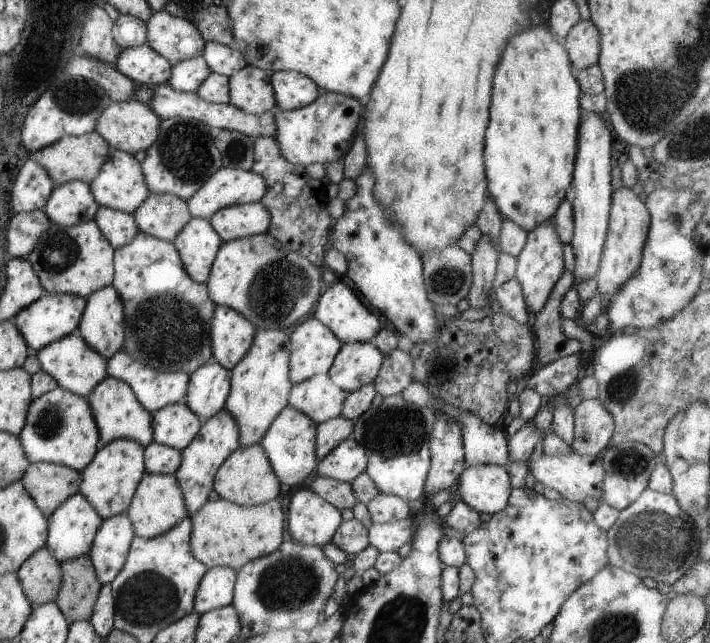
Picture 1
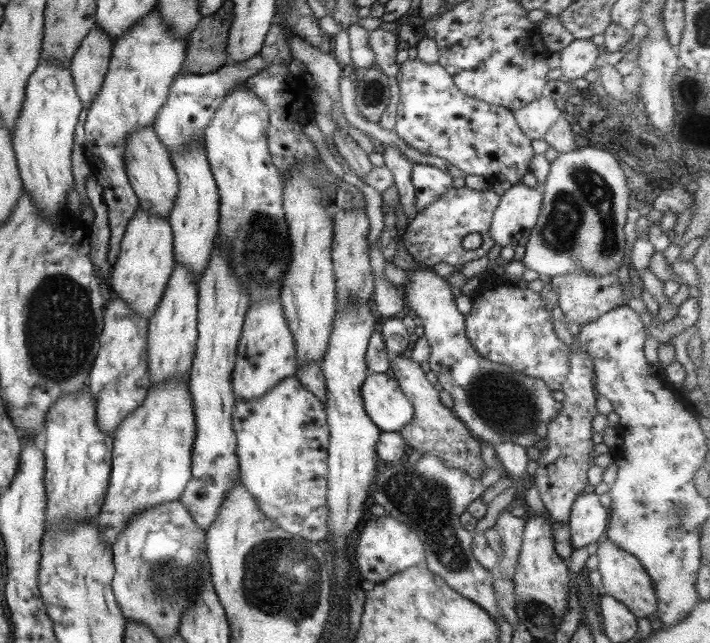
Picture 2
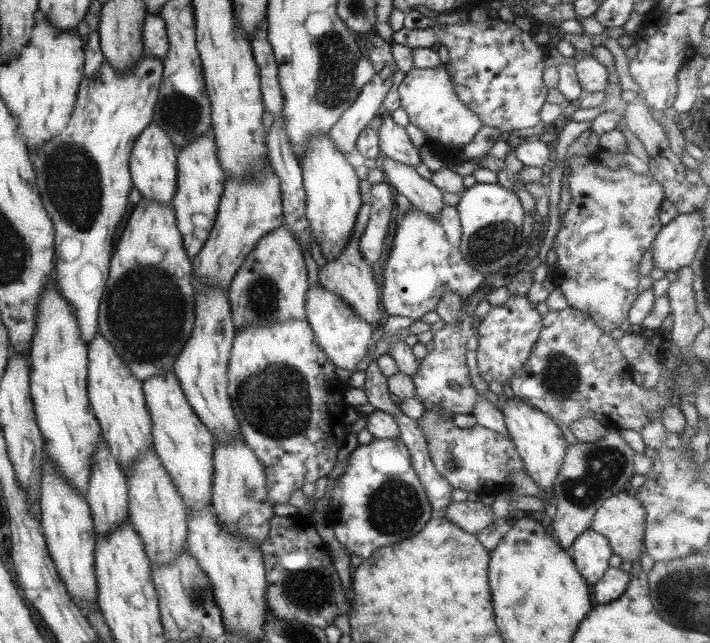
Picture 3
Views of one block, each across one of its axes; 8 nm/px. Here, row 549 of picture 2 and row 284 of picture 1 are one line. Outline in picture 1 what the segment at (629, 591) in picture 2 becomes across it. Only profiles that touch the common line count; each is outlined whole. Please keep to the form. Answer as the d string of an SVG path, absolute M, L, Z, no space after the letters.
M619 186L617 190L613 190L608 214L608 229L595 274L596 291L603 305L609 302L609 298L621 288L621 284L637 270L649 223L650 216L646 206L631 189Z

